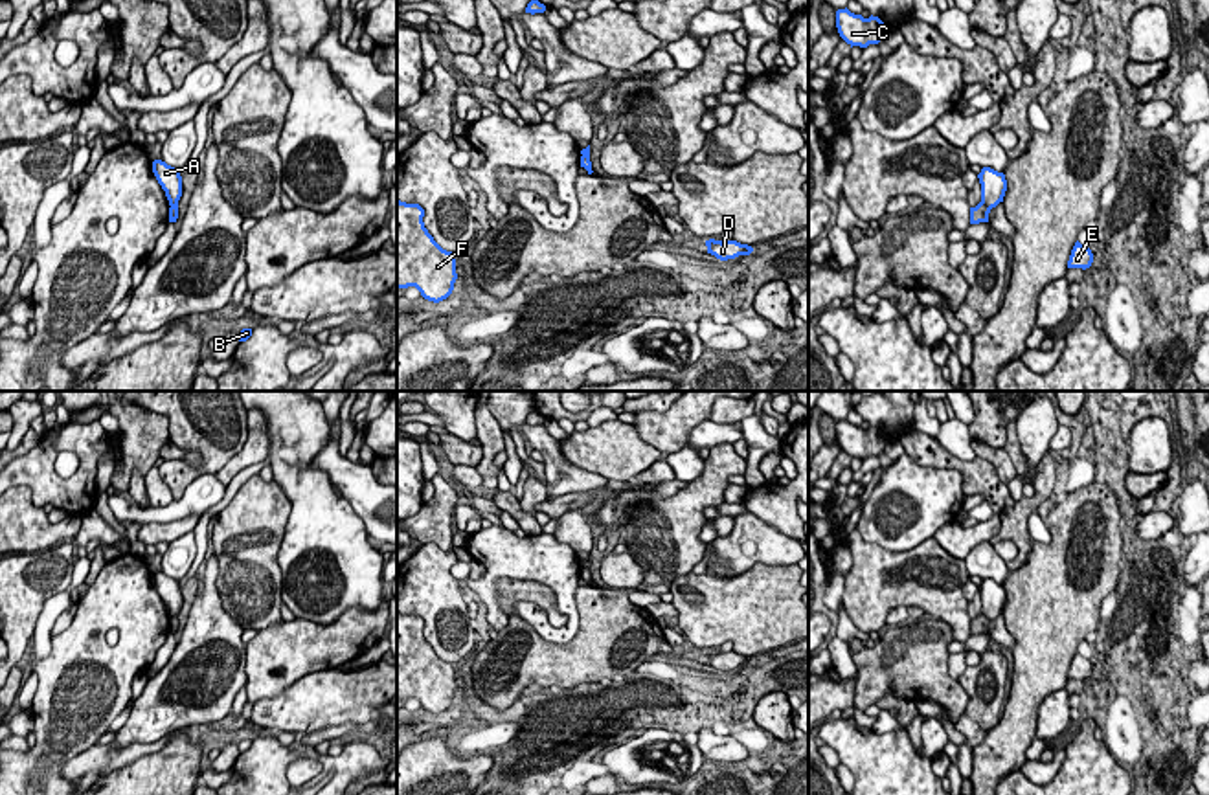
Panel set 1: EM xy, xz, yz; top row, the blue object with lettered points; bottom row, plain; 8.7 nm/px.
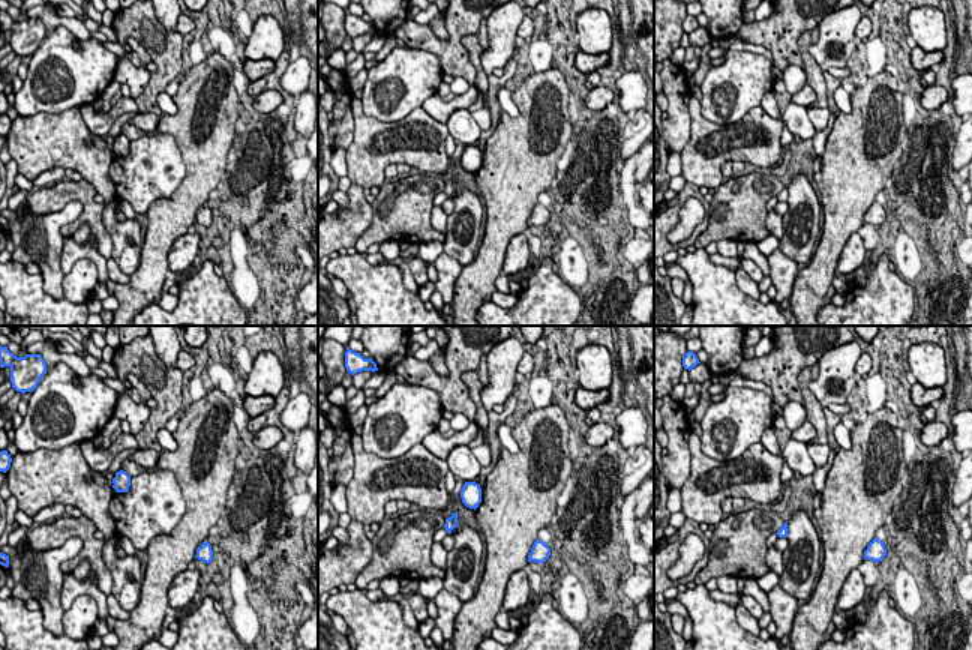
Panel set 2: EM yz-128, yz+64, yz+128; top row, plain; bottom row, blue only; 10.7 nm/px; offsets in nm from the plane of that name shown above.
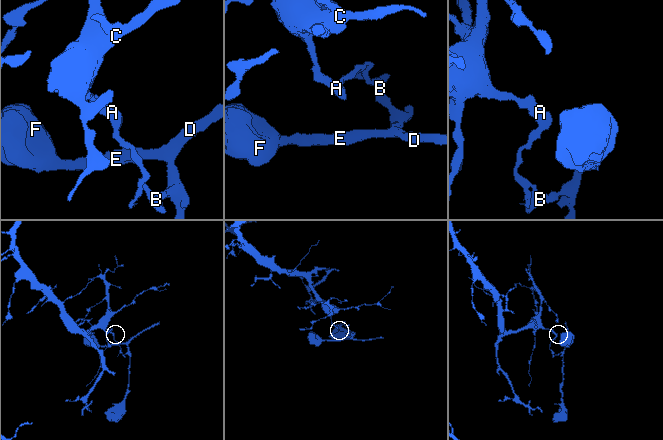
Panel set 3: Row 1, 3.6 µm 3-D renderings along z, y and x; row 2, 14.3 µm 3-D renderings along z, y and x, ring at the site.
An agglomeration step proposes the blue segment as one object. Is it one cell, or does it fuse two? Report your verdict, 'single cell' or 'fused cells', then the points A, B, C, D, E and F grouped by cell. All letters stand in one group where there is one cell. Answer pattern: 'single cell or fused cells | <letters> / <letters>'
fused cells | A C / B D E F

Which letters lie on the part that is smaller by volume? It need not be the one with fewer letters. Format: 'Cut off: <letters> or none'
Cut off: B, D, E, F

